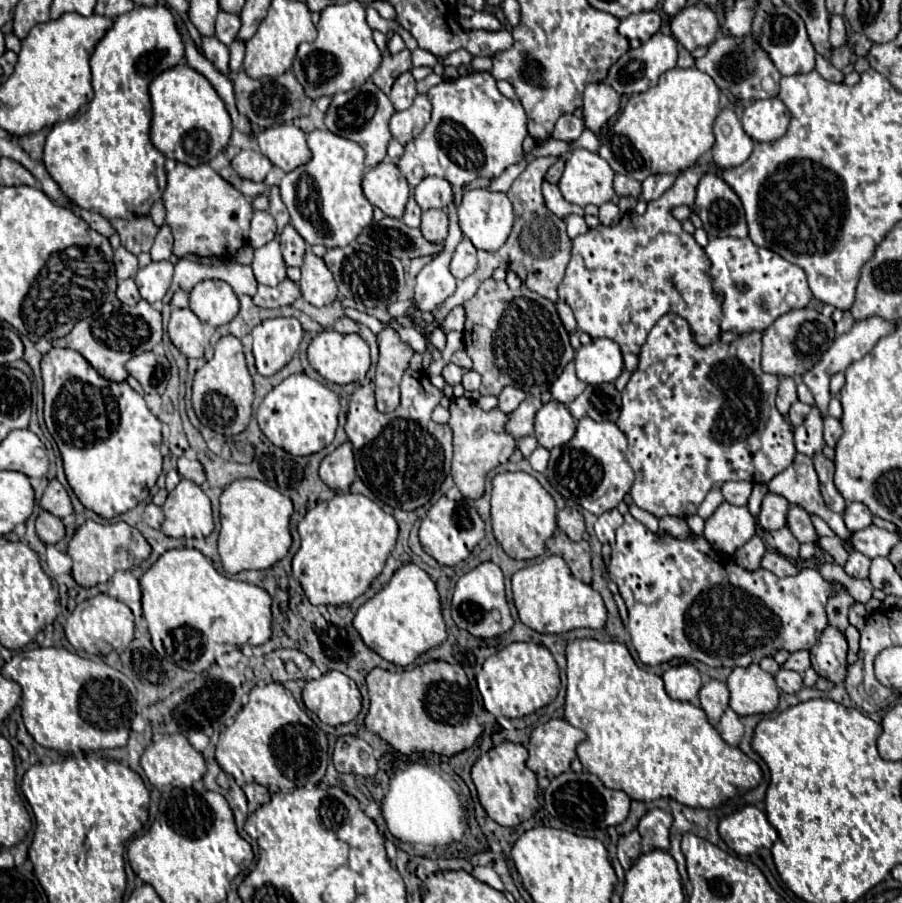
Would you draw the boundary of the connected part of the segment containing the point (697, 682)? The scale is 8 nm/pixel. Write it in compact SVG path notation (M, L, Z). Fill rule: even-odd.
M686 663L680 667L672 667L662 675L662 679L666 685L666 693L672 699L678 699L678 701L696 701L698 699L698 691L702 687L702 677L694 665Z

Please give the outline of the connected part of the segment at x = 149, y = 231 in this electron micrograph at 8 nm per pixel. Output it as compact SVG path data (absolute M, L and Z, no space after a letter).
M116 219L114 227L120 235L122 247L126 247L134 255L142 251L150 251L158 231L152 219Z

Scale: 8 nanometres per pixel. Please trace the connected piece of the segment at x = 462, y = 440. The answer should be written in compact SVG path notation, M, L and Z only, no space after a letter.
M454 397L450 401L450 421L448 427L454 433L454 461L452 461L452 479L460 493L468 499L480 499L484 493L486 475L502 465L508 463L510 455L516 449L516 441L512 435L504 431L508 417L500 409L484 411L476 405L476 401L468 397Z

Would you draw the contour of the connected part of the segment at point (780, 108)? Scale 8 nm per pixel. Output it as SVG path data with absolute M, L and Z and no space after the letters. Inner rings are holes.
M772 97L748 105L742 111L740 121L744 131L754 141L772 141L784 135L790 123L790 115L788 115L788 107L778 97Z

